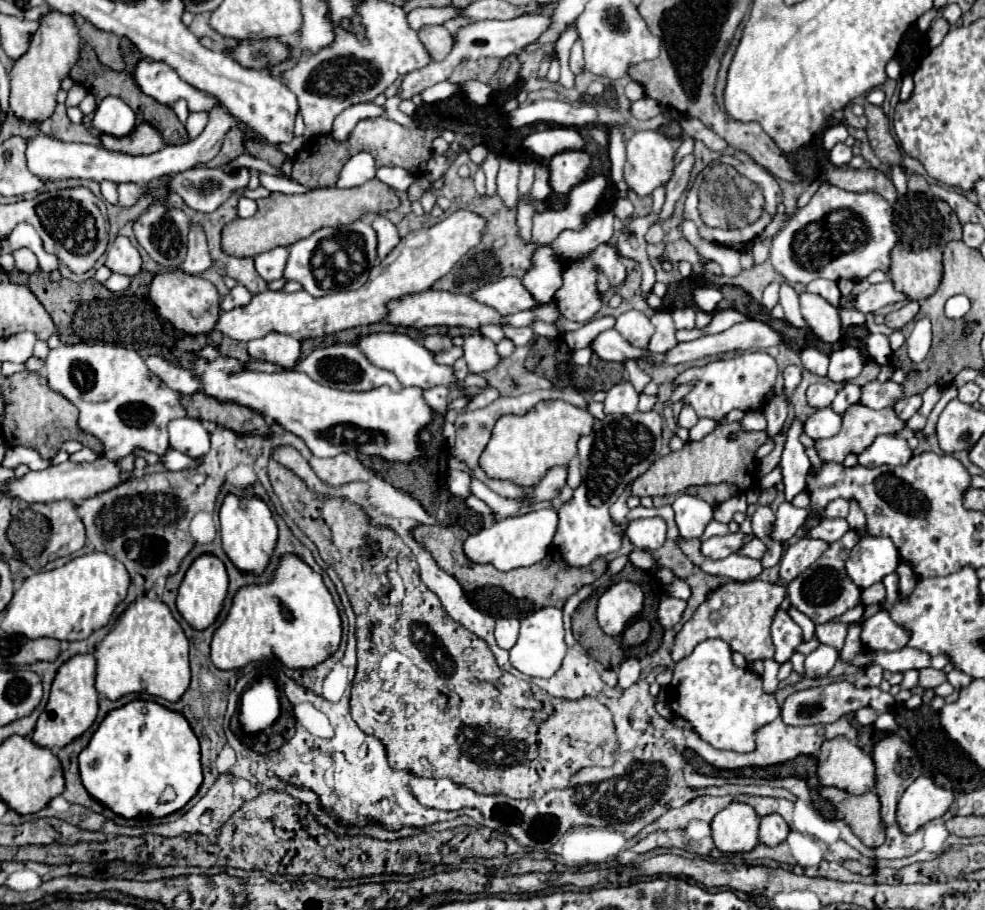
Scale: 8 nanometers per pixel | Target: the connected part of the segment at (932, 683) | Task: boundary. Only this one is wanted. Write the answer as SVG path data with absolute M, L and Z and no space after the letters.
M931 666L919 670L919 686L921 688L935 688L935 686L939 686L945 680L947 680L947 676L945 676L943 670L935 670Z

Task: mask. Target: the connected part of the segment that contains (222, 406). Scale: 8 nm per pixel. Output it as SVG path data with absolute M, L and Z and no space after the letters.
M203 390L191 396L181 396L181 404L185 404L187 416L197 420L209 420L241 434L271 434L265 418L259 412L253 412L253 408L233 402L219 402Z

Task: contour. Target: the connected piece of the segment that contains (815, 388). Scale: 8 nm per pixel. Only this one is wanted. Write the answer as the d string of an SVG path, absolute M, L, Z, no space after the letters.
M811 384L807 388L807 404L815 406L815 408L831 406L835 396L837 396L837 390L827 386L827 384Z

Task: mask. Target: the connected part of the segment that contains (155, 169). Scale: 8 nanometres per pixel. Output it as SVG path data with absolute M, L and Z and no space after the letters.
M223 106L213 108L213 112L209 112L209 124L195 140L189 140L187 144L181 144L181 146L165 146L163 150L153 152L149 156L131 156L131 154L123 154L123 152L109 152L109 150L93 146L93 144L67 144L57 138L39 134L27 144L25 158L27 158L29 172L33 172L35 176L41 176L43 180L89 178L95 182L111 180L115 184L119 184L119 182L135 182L135 184L141 182L143 184L153 178L159 178L163 174L179 174L189 168L207 164L209 160L213 160L217 156L217 152L225 140L225 134L235 124L237 124L237 118L233 114L229 114L227 108L223 108Z

